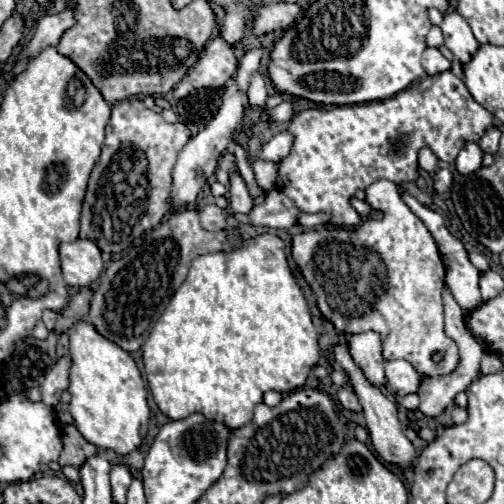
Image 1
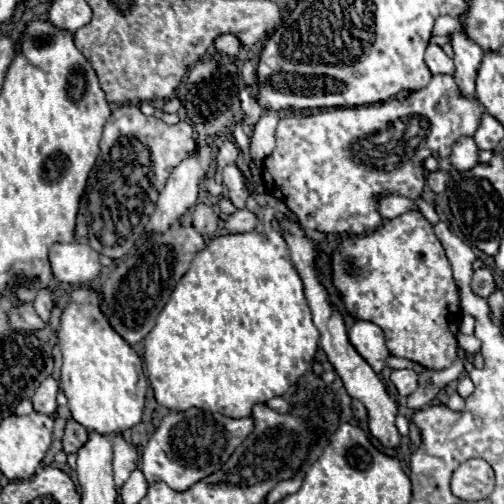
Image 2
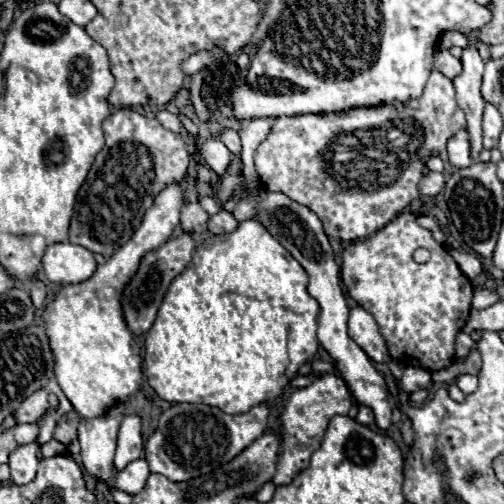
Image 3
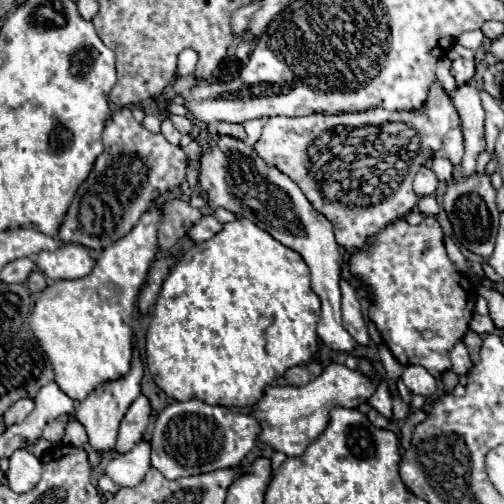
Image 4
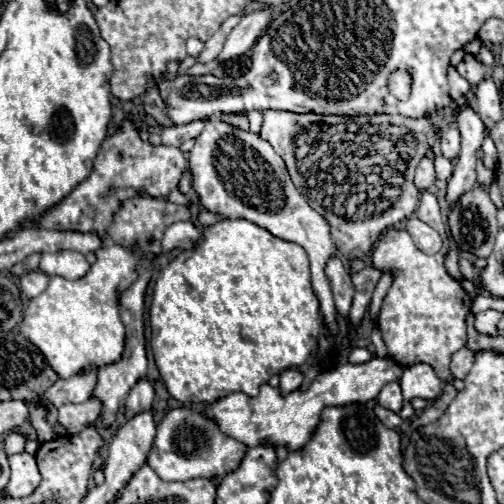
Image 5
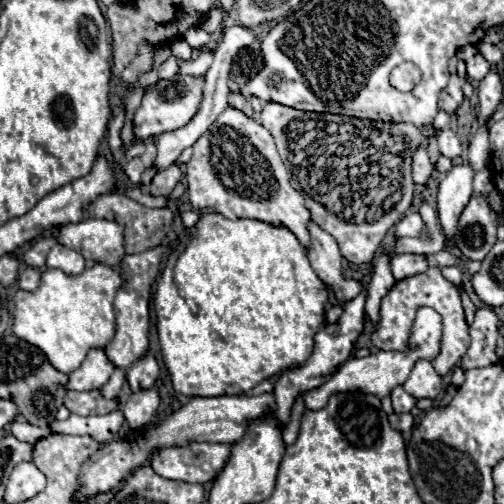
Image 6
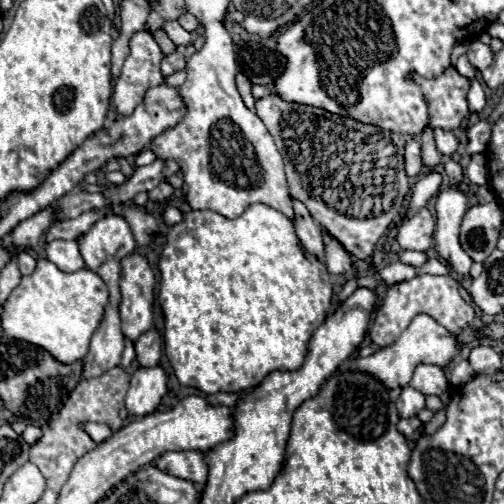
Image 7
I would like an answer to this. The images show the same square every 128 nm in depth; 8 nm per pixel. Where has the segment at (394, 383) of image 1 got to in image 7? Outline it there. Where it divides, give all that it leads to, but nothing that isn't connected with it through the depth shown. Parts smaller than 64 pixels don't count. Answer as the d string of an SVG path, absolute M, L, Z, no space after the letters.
M420 364L414 370L414 376L410 380L410 386L416 388L418 392L426 394L426 396L428 394L440 396L444 390L450 388L444 370L440 366L432 366L432 364Z

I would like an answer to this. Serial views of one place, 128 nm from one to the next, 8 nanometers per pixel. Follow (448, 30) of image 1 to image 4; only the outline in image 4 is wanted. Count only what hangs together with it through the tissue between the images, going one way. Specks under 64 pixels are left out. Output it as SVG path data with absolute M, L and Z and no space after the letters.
M472 82L458 86L452 94L454 106L462 120L464 132L464 160L460 164L462 174L476 172L476 158L484 150L484 108L480 104L480 86Z

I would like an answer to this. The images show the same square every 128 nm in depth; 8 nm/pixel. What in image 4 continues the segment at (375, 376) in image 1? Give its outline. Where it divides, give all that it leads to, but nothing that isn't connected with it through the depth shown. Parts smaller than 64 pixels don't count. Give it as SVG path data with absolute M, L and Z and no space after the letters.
M340 280L340 288L342 288L342 324L348 330L348 334L352 334L352 338L360 344L360 346L372 346L372 338L368 334L368 322L362 316L362 308L360 308L360 300L354 292L354 288L350 286L348 280Z

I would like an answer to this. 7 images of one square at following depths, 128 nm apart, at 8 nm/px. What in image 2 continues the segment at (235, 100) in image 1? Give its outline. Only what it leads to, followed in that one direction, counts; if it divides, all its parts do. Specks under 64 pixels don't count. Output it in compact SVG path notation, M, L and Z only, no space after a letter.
M204 142L204 144L198 144L170 174L164 190L160 192L160 198L158 198L158 204L156 204L156 212L152 214L152 220L148 222L148 228L146 232L164 232L170 228L170 224L174 224L190 206L196 204L196 198L198 198L198 184L208 176L210 168L212 168L212 162L214 162L214 156L216 156L216 150L212 148L212 144Z

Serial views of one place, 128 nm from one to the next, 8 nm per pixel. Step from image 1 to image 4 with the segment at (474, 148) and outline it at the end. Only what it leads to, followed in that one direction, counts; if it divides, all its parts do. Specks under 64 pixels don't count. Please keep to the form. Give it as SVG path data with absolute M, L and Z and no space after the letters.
M454 128L452 132L448 132L448 136L444 138L444 146L442 146L446 158L454 164L460 166L462 156L464 156L464 138L462 138L462 130Z

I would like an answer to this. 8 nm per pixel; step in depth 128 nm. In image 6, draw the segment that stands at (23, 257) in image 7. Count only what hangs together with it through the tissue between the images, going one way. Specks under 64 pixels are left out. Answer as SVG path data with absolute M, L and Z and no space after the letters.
M24 268L20 272L20 278L18 278L18 288L20 290L26 290L26 292L34 292L38 290L40 286L40 276L42 272L38 268Z

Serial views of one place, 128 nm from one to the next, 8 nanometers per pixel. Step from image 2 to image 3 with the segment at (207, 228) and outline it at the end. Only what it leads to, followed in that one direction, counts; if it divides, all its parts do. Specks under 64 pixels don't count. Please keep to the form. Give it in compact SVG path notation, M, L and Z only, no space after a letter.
M186 202L182 206L180 224L182 224L184 232L208 234L208 220L210 220L210 216L206 214L206 210L198 202Z

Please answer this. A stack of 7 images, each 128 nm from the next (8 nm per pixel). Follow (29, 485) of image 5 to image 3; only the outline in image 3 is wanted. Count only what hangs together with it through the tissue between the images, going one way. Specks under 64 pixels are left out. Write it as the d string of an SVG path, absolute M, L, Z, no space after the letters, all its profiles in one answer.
M38 440L30 444L22 444L10 452L8 466L10 466L10 478L14 484L22 486L34 480L36 468L38 468L38 452L40 452Z

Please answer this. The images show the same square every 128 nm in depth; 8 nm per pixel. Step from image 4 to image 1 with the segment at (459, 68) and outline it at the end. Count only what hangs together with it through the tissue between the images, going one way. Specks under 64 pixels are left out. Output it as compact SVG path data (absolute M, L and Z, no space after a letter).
M426 48L426 50L424 50L424 54L422 54L422 66L424 66L424 70L426 70L430 76L450 70L450 62L440 54L438 48Z

